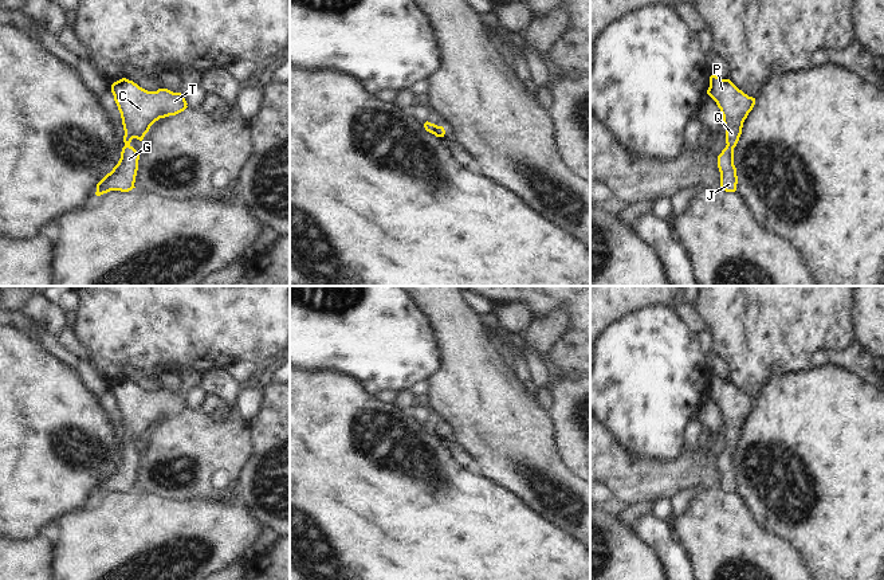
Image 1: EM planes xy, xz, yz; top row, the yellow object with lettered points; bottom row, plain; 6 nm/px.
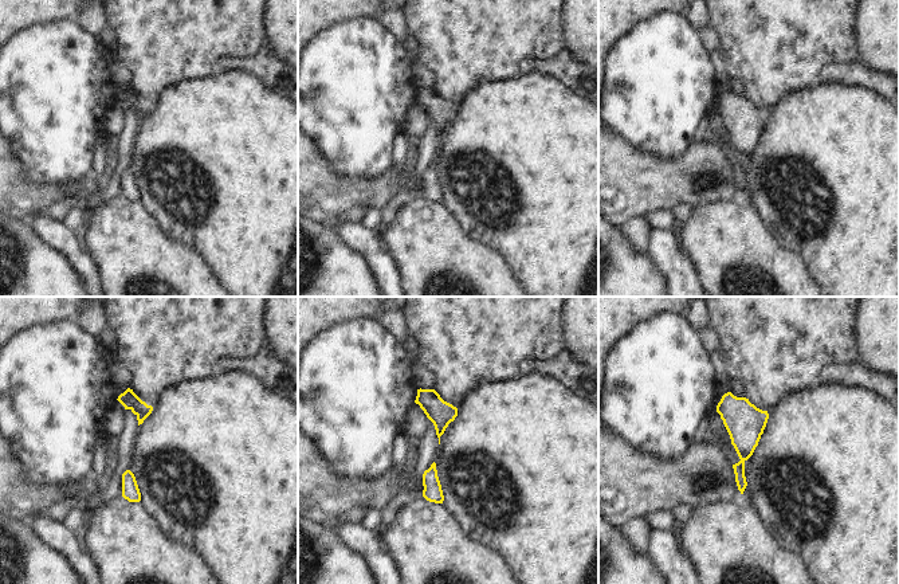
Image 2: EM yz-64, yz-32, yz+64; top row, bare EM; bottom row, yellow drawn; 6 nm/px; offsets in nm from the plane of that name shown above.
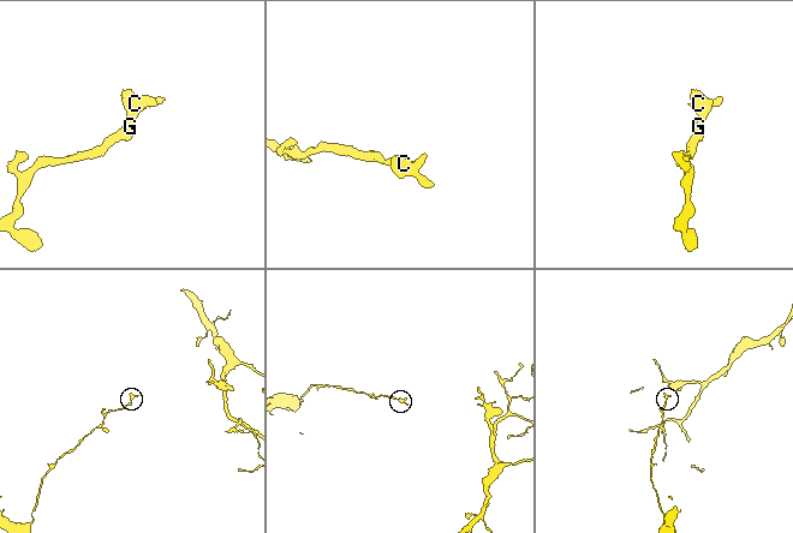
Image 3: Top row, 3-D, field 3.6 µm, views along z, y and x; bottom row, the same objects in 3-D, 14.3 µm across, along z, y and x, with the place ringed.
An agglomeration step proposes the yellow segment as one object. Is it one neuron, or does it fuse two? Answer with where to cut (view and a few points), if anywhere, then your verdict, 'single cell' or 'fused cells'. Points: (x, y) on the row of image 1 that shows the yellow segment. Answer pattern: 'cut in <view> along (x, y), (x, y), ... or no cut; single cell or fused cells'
no cut; single cell

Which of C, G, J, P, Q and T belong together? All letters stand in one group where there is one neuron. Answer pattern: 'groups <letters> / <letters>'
groups C G J P Q T

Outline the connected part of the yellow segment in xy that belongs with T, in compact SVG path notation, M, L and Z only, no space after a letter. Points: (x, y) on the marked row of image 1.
M126 78L114 82L111 93L121 113L125 146L118 164L97 184L97 196L110 191L129 192L135 188L140 153L130 145L131 140L142 141L156 121L176 115L188 107L181 93L168 89L148 91Z

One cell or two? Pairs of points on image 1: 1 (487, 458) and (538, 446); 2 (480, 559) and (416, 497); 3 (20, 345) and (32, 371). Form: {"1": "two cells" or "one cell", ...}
{"1": "one cell", "2": "one cell", "3": "one cell"}

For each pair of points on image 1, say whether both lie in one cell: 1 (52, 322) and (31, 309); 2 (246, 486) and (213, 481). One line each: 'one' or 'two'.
1: one
2: two

